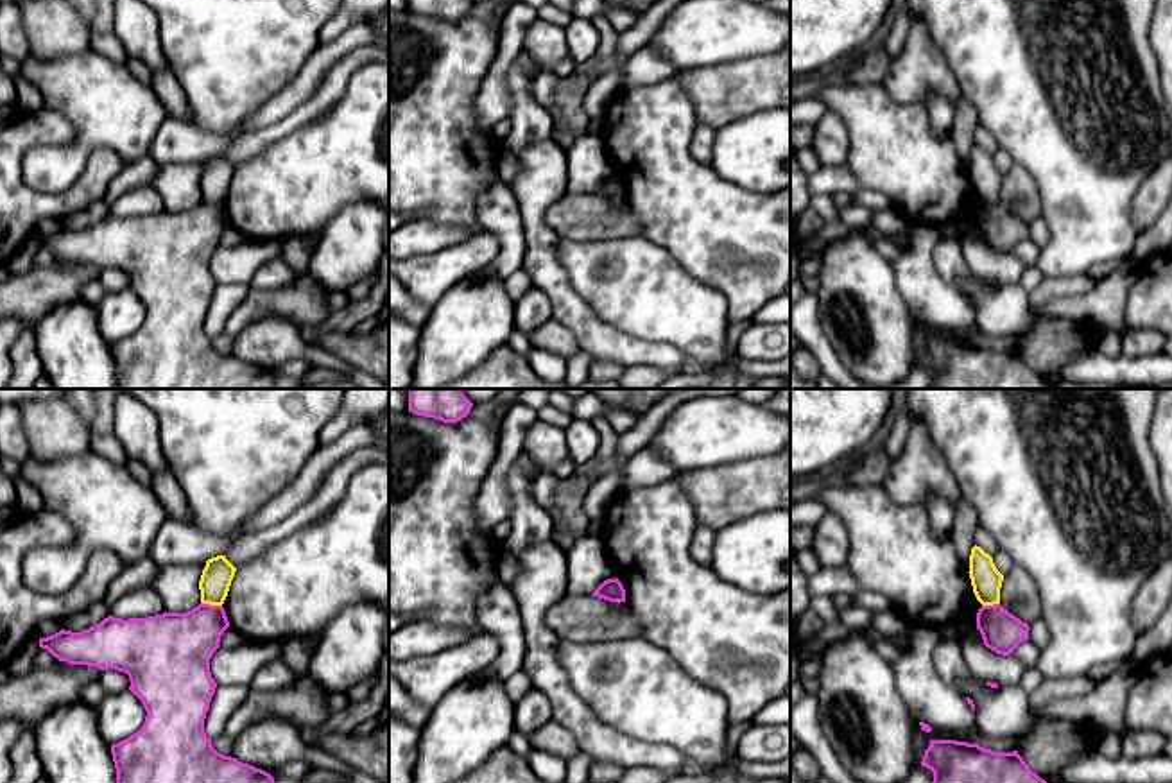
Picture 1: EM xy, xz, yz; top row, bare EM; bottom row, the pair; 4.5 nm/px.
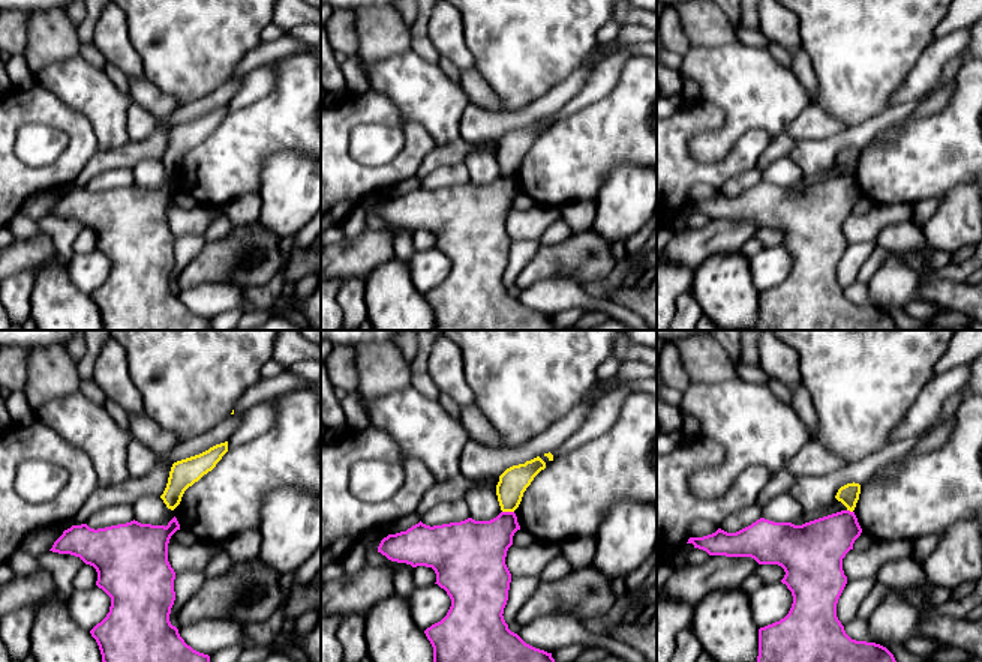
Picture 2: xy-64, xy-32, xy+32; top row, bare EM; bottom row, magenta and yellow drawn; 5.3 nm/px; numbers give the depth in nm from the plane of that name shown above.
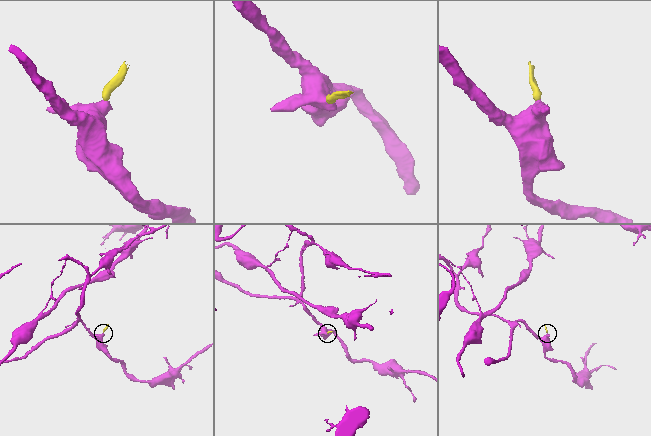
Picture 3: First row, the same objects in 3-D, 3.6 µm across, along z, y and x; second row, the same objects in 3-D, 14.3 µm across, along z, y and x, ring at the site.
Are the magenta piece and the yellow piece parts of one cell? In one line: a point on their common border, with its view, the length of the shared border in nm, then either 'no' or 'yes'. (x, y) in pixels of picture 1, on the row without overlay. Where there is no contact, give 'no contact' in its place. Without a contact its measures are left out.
xy (212, 205) | 100 nm | no

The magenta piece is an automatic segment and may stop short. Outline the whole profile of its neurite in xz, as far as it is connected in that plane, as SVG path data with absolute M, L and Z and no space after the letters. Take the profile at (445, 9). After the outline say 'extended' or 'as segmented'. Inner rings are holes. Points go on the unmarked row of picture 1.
M409 0L409 11L443 22L461 20L470 13L471 5L471 0Z | as segmented

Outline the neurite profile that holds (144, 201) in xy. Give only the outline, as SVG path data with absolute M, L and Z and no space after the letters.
M152 186L134 188L109 204L115 217L147 217L165 211L161 195Z

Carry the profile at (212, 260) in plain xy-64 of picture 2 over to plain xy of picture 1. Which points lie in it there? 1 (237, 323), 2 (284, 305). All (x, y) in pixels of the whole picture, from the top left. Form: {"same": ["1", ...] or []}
{"same": ["1", "2"]}

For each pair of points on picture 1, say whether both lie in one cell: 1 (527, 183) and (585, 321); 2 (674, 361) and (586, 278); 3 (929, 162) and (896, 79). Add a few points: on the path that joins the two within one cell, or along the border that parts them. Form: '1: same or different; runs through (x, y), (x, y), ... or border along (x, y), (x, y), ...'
1: same; runs through (533, 217), (540, 237), (540, 262), (556, 287)
2: different; border along (617, 328), (644, 341), (672, 344), (687, 359)
3: different; border along (882, 83), (898, 103), (922, 103), (925, 106)

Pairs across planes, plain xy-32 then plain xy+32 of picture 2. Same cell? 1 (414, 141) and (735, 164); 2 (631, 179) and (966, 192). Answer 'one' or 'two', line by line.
1: one
2: one

